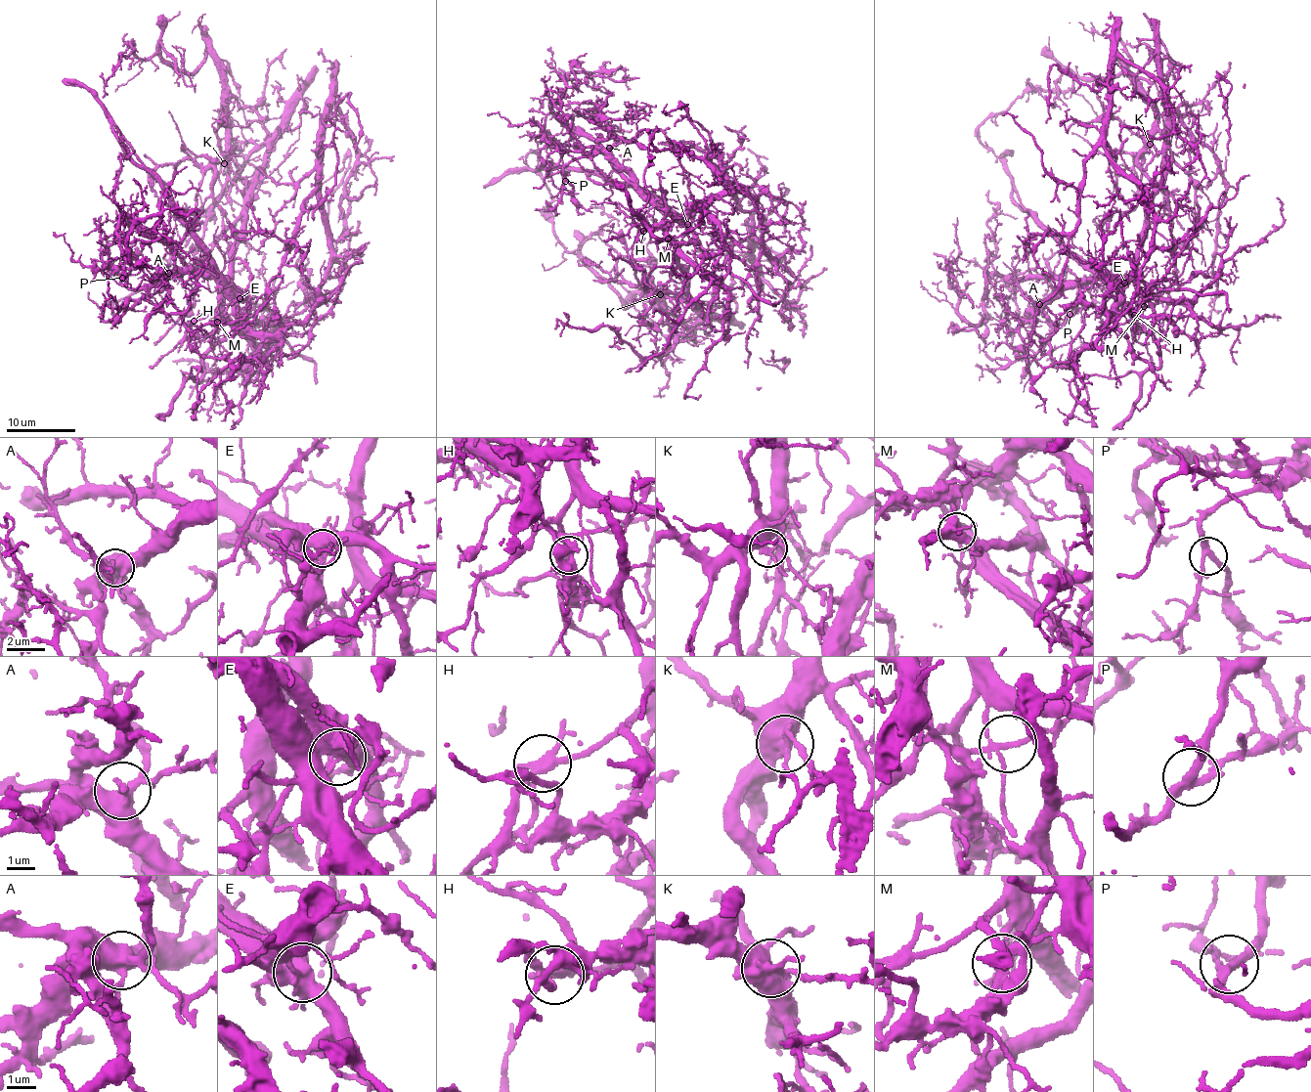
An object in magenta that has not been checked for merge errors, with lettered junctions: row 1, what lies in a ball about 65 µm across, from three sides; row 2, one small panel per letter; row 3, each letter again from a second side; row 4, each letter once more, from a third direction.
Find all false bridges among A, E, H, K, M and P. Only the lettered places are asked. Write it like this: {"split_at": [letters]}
{"split_at": ["E", "H", "K", "M"]}

